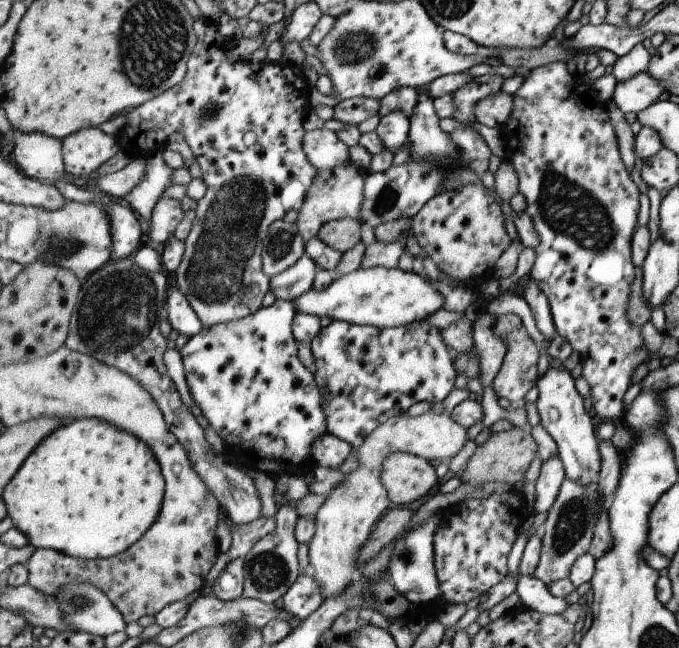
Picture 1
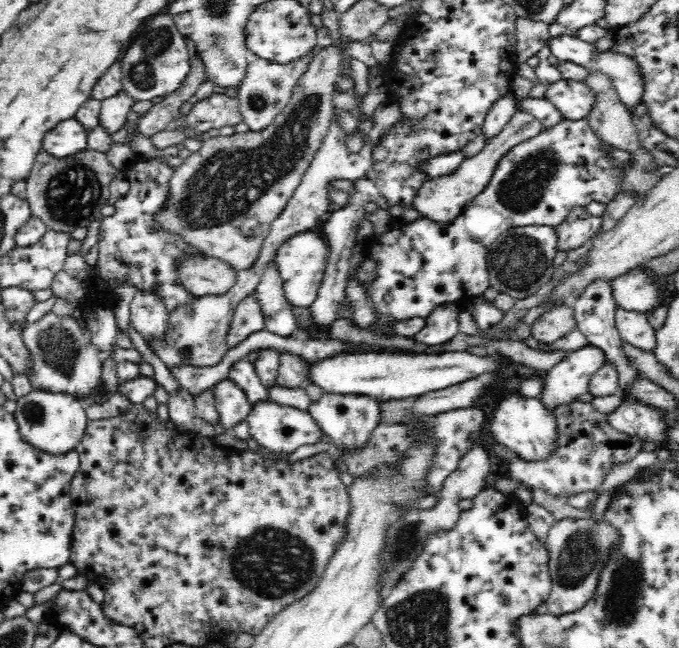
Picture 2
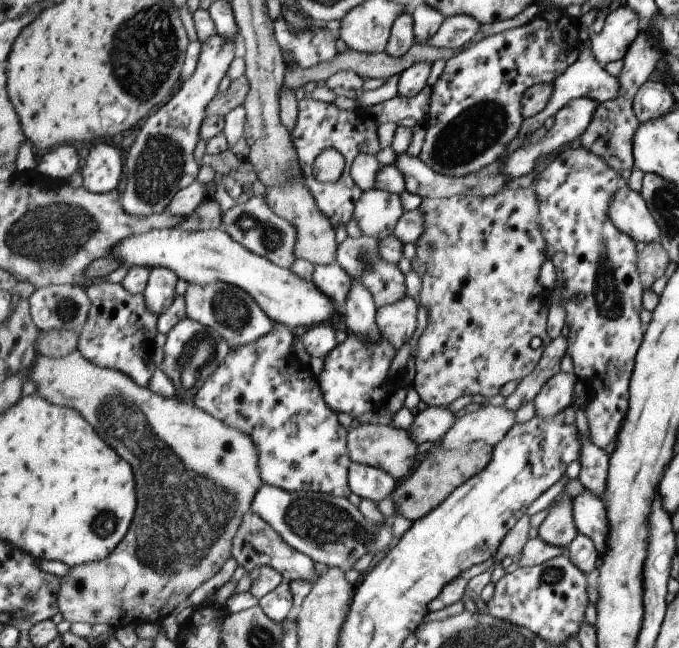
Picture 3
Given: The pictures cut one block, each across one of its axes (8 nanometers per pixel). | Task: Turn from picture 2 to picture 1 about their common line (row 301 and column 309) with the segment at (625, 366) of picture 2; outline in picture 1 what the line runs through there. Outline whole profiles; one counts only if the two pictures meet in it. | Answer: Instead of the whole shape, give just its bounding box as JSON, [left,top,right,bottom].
[283,570,325,623]

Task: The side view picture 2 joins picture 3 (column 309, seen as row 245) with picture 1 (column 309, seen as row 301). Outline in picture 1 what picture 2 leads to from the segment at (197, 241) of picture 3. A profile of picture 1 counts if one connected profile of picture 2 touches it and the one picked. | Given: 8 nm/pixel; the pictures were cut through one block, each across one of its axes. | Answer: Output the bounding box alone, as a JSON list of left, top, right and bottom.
[295,267,443,328]

